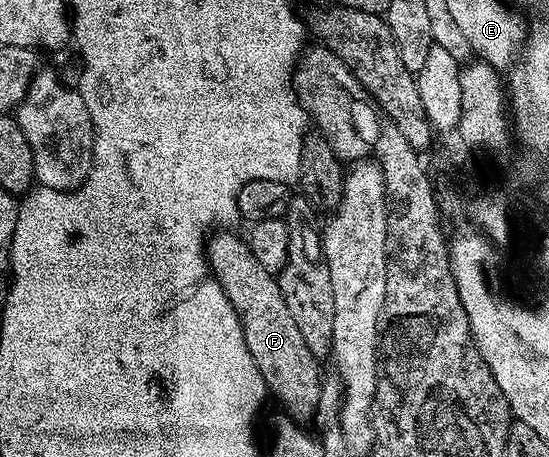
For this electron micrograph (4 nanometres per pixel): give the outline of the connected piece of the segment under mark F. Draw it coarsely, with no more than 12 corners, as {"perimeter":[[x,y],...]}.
{"perimeter":[[228,229],[210,274],[240,317],[269,392],[297,421],[316,414],[321,360],[277,276]]}

